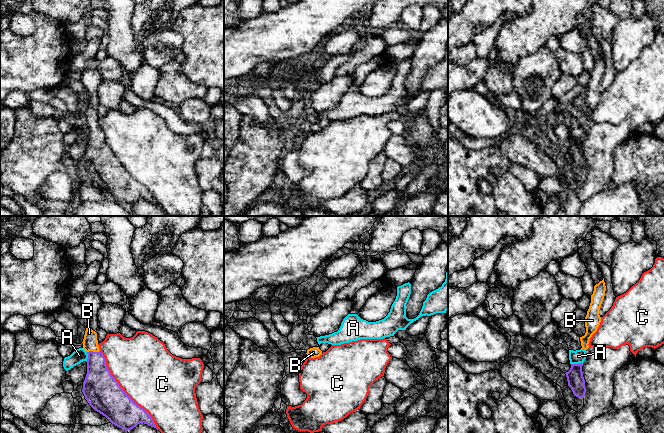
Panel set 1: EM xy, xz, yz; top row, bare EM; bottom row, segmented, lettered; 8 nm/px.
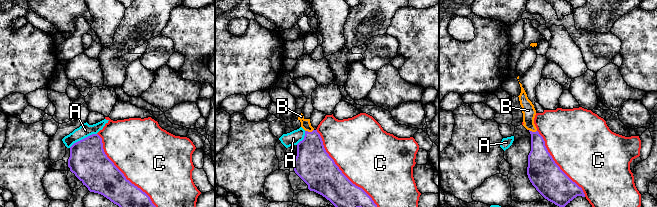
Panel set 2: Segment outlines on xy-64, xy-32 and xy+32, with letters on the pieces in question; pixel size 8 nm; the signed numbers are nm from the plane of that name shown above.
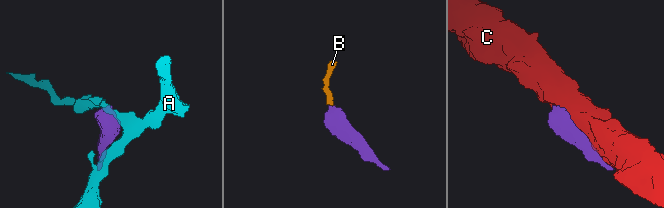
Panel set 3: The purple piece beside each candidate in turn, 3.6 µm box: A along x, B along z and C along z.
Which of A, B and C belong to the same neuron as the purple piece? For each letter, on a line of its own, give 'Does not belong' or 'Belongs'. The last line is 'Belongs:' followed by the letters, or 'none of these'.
A: Does not belong
B: Belongs
C: Does not belong
Belongs: B

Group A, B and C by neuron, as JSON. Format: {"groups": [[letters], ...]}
{"groups": [["A"], ["B"], ["C"]]}

